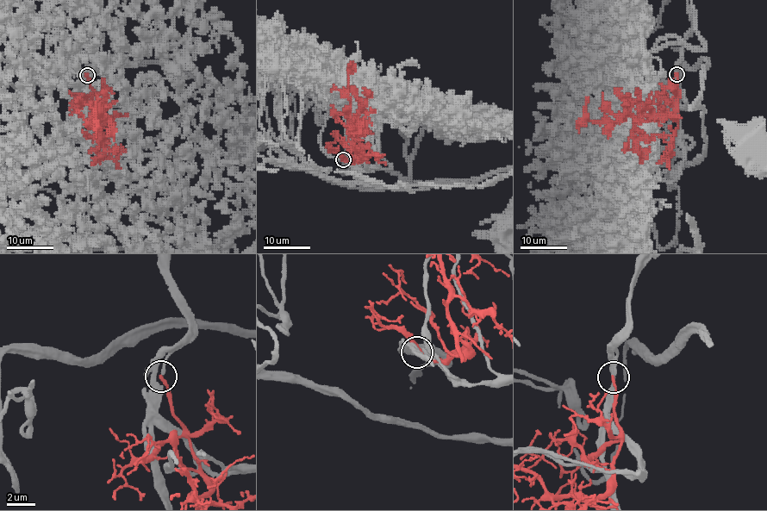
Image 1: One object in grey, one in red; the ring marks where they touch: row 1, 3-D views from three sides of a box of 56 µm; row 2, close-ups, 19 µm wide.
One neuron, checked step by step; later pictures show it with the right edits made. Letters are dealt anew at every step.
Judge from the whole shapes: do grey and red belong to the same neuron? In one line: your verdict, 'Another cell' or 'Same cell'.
Another cell

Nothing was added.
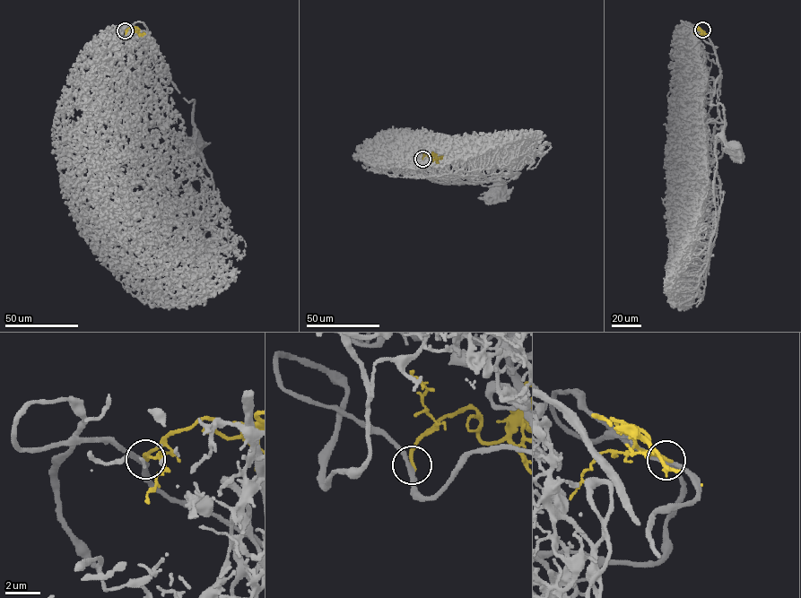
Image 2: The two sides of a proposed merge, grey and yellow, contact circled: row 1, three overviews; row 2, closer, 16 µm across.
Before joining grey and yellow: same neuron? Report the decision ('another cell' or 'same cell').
another cell

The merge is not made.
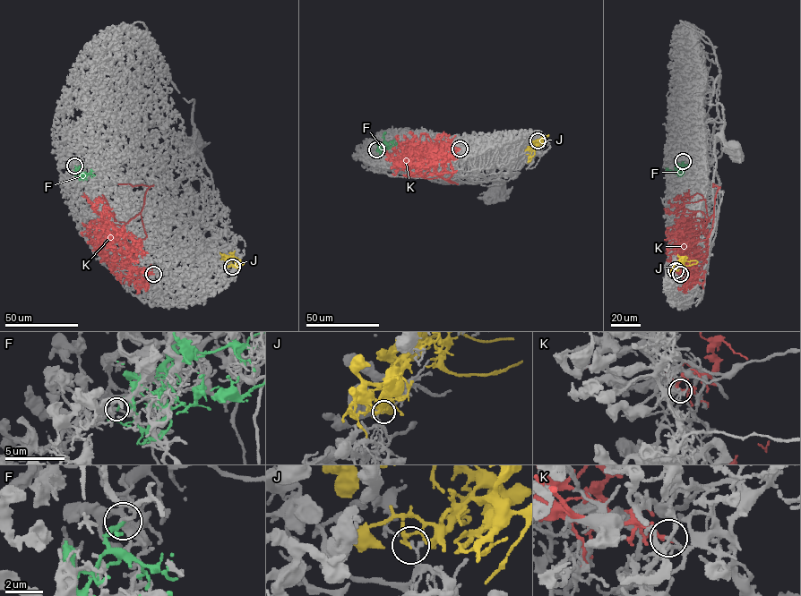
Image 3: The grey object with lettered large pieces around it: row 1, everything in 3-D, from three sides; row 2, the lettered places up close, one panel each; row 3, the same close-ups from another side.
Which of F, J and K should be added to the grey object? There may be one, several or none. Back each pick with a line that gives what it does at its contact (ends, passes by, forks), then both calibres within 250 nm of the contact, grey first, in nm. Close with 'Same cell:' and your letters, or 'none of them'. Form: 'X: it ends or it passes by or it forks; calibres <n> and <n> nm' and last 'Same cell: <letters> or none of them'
J: it ends; calibres 90 and 220 nm
Same cell: J

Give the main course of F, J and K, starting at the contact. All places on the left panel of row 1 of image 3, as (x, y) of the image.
F: (74, 166), (84, 176), (84, 173), (93, 171)
J: (232, 267), (235, 263), (232, 258), (230, 261), (223, 258)
K: (154, 274), (125, 268), (123, 254), (103, 242), (103, 222), (113, 212), (116, 220), (106, 200), (107, 212)

